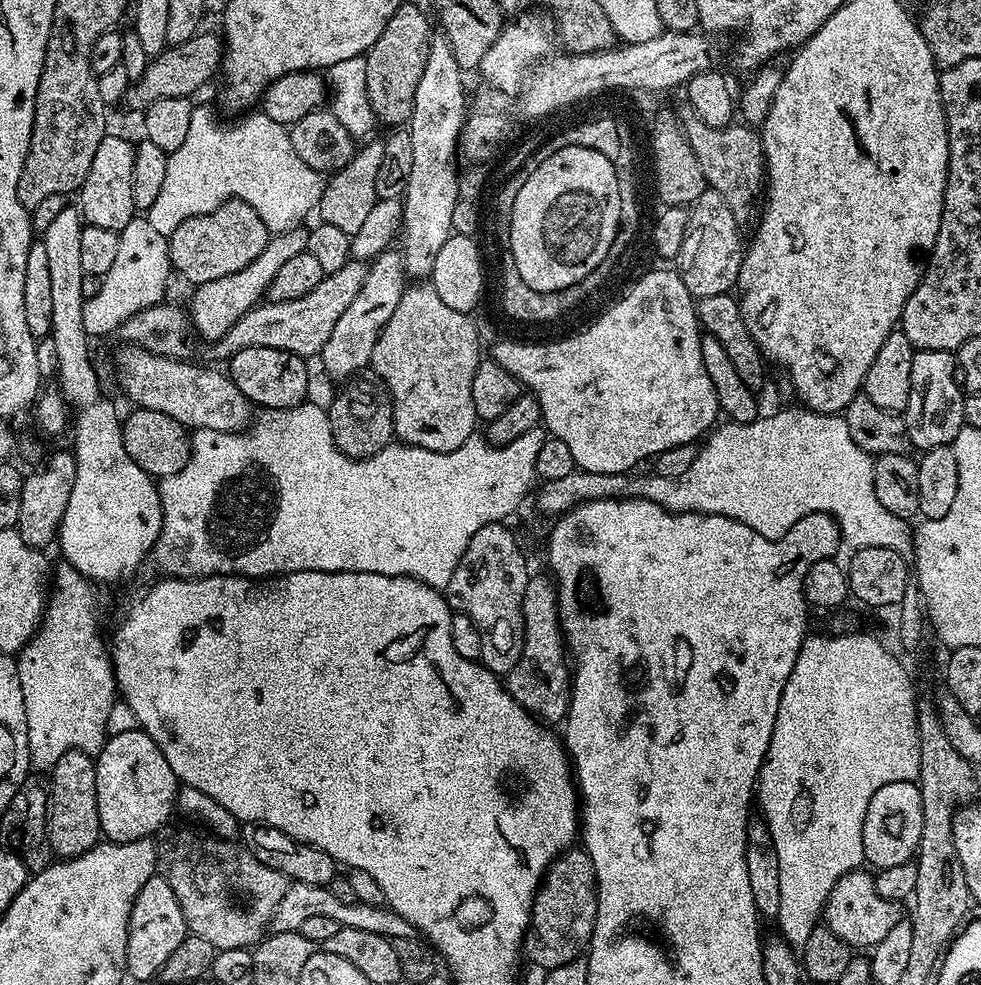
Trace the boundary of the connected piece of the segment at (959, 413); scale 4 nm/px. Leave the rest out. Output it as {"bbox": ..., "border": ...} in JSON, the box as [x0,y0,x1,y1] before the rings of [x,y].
{"bbox":[902,350,965,450],"border":[[[917,350],[910,366],[910,402],[902,413],[909,445],[919,450],[951,445],[960,429],[965,427],[964,398],[955,355],[938,350]]]}

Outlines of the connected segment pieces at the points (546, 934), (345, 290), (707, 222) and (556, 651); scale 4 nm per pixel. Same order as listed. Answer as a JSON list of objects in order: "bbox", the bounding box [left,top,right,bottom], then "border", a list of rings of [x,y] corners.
[{"bbox":[523,846,596,968],"border":[[[573,846],[554,860],[548,871],[544,873],[544,880],[540,883],[540,889],[532,903],[532,918],[530,930],[524,934],[523,955],[531,960],[531,963],[547,968],[557,968],[566,962],[577,959],[592,943],[592,931],[596,921],[596,875],[594,866],[590,862],[588,853],[583,847]]]},{"bbox":[211,259,368,362],"border":[[[351,259],[346,266],[342,266],[342,270],[325,274],[322,282],[318,282],[318,286],[310,290],[310,294],[302,294],[302,298],[257,304],[249,312],[242,314],[242,318],[238,318],[238,322],[234,322],[234,326],[230,326],[230,330],[226,330],[226,334],[211,345],[213,354],[224,362],[238,350],[246,350],[250,346],[266,346],[293,352],[305,358],[319,357],[338,318],[345,313],[345,309],[362,289],[368,267],[365,261]]]},{"bbox":[678,187,746,297],"border":[[[705,187],[704,193],[691,205],[686,238],[678,257],[680,277],[692,297],[731,293],[737,287],[746,251],[745,241],[740,239],[742,233],[734,222],[730,206],[726,206],[726,198],[722,198],[722,194],[718,194],[713,188]]]},{"bbox":[506,575,572,726],"border":[[[533,575],[526,586],[526,594],[522,594],[524,645],[514,670],[507,674],[506,687],[509,694],[537,720],[556,726],[568,715],[572,701],[572,674],[570,656],[560,630],[556,585],[547,575],[544,576]]]}]

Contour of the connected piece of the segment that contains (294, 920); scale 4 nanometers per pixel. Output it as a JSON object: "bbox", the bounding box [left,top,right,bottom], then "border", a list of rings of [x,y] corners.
{"bbox":[270,882,414,941],"border":[[[295,882],[289,883],[282,902],[278,902],[278,910],[272,915],[270,928],[272,932],[299,932],[302,922],[306,922],[306,918],[311,918],[317,914],[322,914],[326,918],[334,918],[334,922],[338,922],[345,928],[366,930],[369,934],[382,934],[390,941],[406,938],[413,935],[414,932],[412,924],[406,922],[406,918],[402,918],[394,909],[384,904],[378,906],[359,902],[347,904],[334,898],[334,894],[330,894],[327,886],[310,886]]]}

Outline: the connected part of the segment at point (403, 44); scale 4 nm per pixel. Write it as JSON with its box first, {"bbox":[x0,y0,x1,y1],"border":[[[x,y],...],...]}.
{"bbox":[364,3,434,126],"border":[[[401,3],[400,8],[394,10],[394,18],[386,22],[386,30],[382,30],[378,42],[374,42],[372,49],[364,56],[366,94],[372,107],[372,115],[379,123],[381,120],[384,124],[392,124],[388,126],[404,126],[411,118],[415,90],[426,67],[434,35],[434,24],[430,16],[429,20],[418,5]]]}

